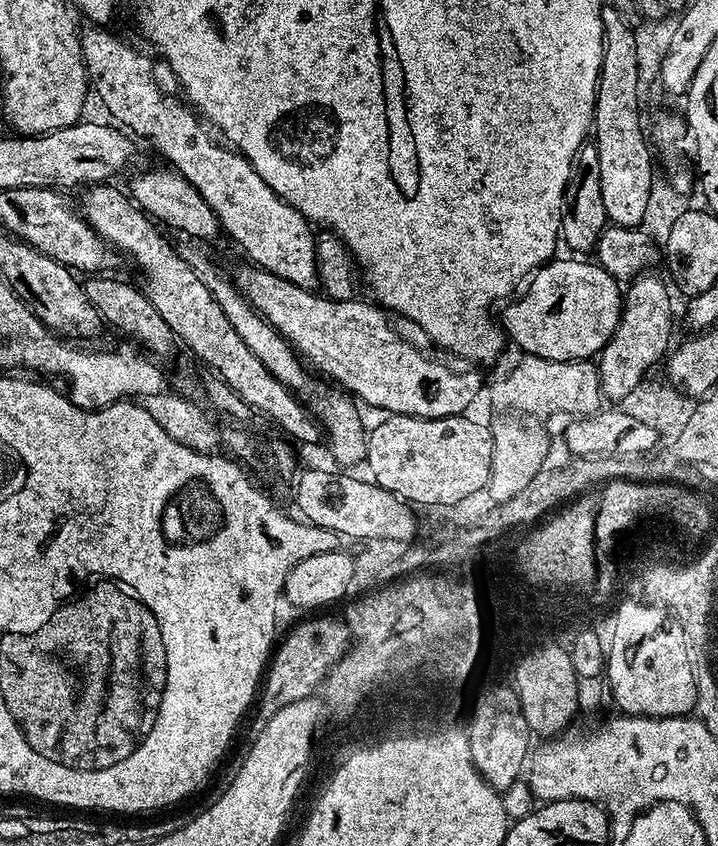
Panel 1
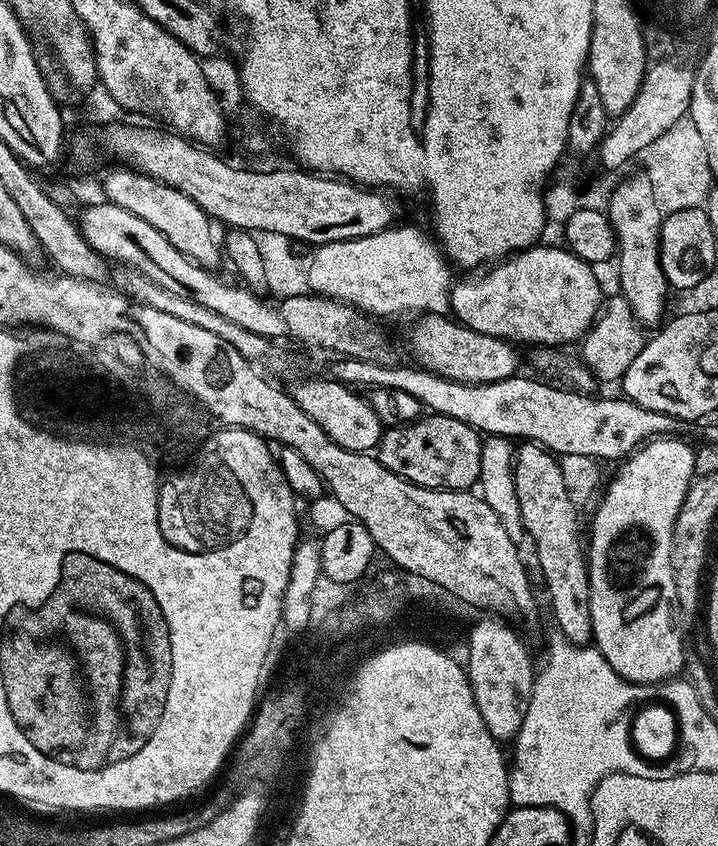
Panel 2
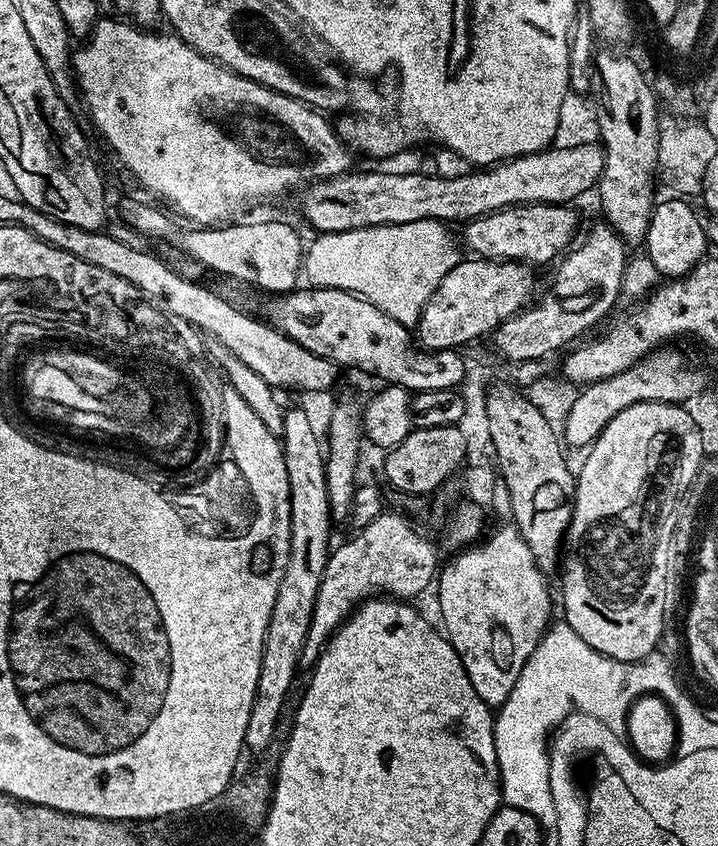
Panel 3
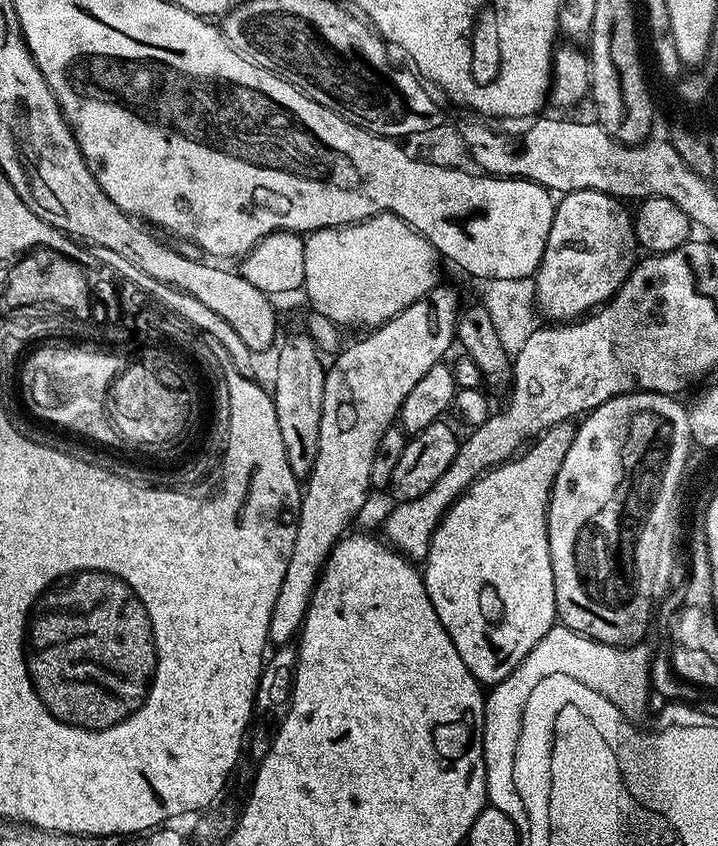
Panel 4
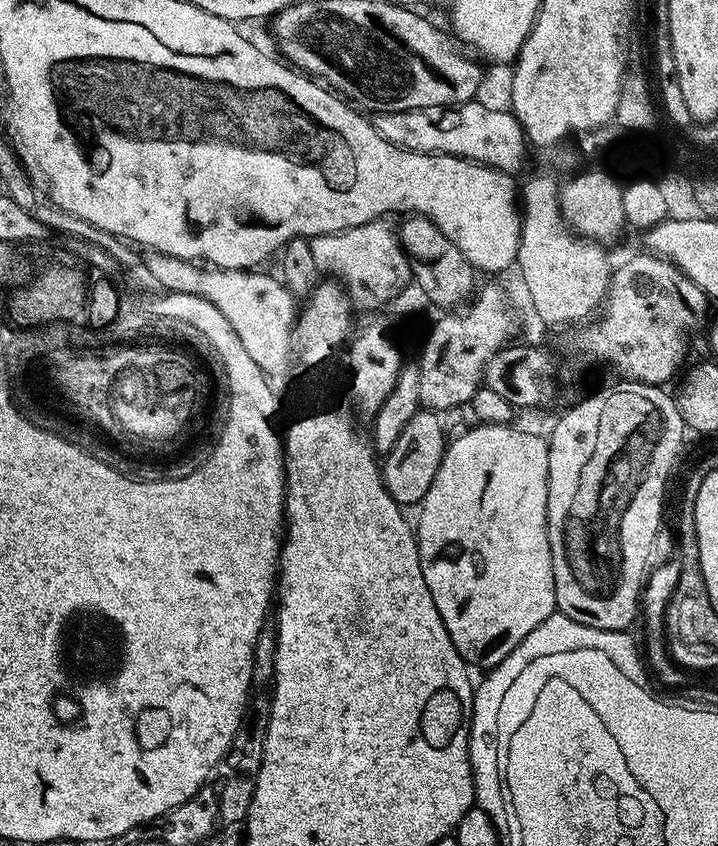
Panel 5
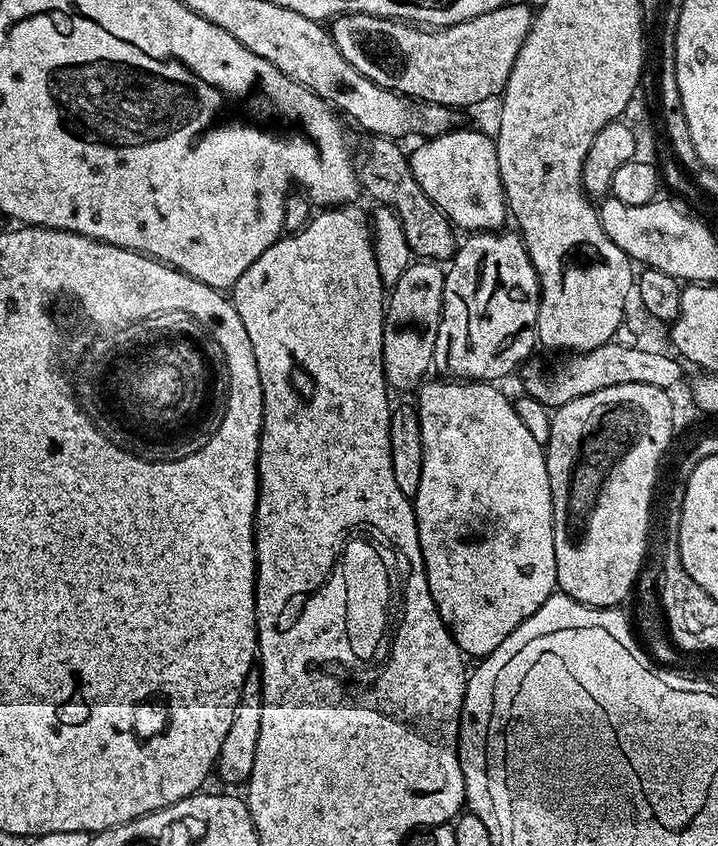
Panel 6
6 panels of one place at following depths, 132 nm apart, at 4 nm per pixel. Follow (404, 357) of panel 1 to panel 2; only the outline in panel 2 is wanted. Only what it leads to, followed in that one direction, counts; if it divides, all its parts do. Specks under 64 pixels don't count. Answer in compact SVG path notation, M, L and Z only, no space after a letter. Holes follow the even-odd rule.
M425 312L417 315L408 332L408 348L417 365L427 372L463 384L502 382L517 375L520 356L515 343L478 330L470 330L451 315Z

